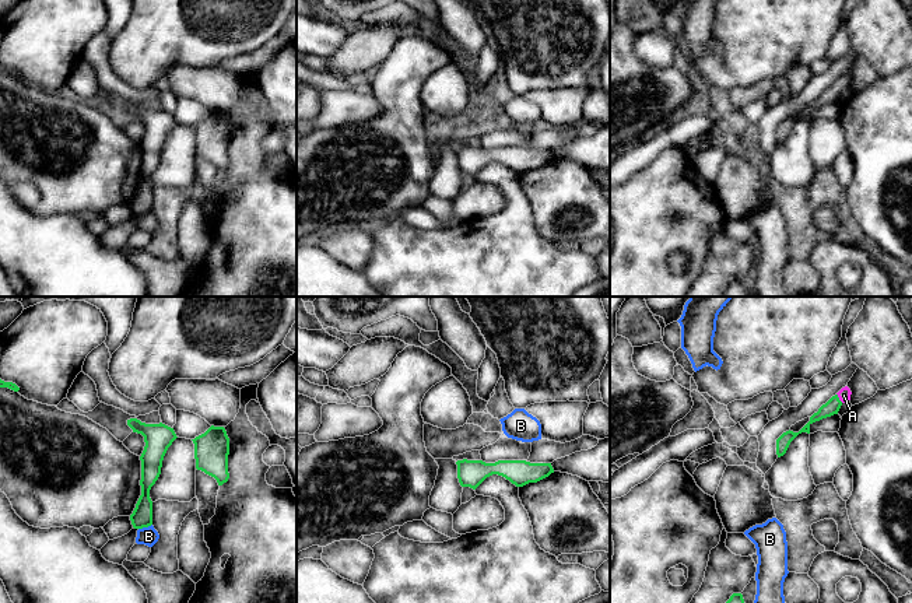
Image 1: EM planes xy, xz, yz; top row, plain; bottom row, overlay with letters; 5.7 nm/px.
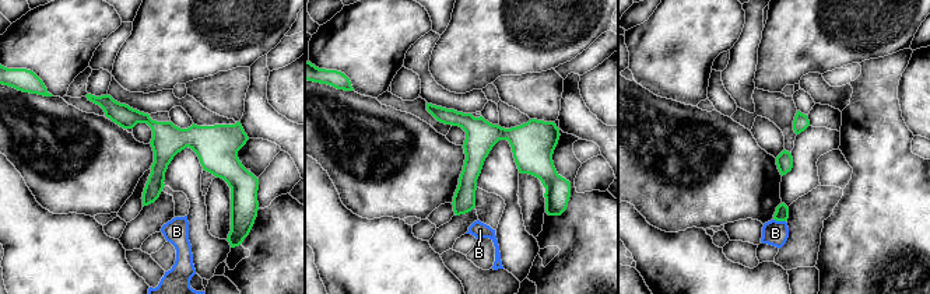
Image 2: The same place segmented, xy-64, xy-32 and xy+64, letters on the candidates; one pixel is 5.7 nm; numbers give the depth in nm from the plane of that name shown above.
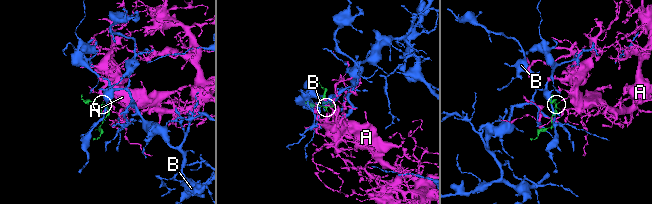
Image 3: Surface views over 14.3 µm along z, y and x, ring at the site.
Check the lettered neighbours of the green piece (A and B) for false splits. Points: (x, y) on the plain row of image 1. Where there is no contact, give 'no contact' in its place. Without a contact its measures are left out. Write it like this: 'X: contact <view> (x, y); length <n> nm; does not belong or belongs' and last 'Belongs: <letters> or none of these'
A: contact yz (838, 84); length 70 nm; belongs
B: contact xy (144, 213); length 90 nm; does not belong
Belongs: A

